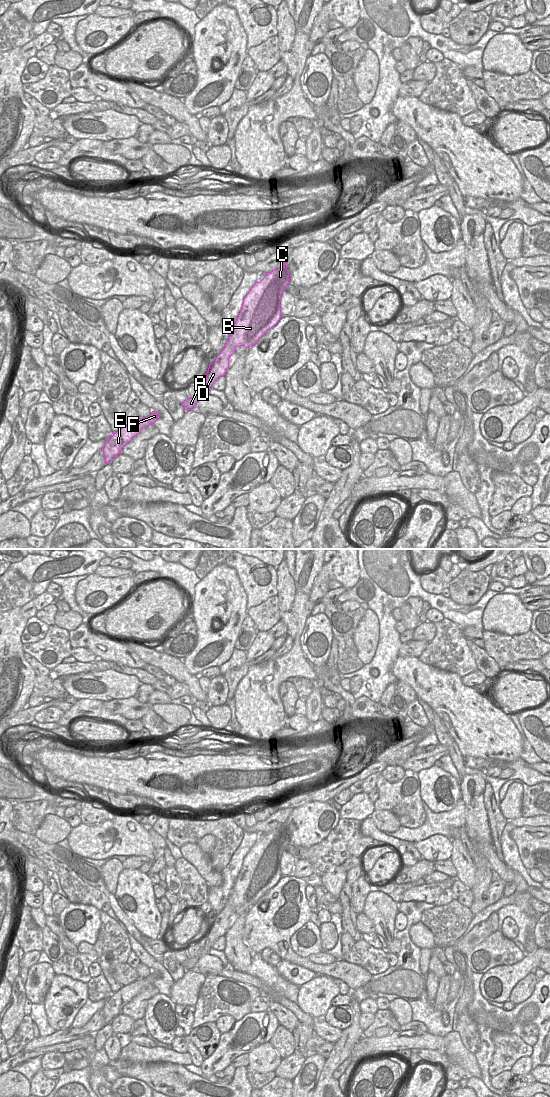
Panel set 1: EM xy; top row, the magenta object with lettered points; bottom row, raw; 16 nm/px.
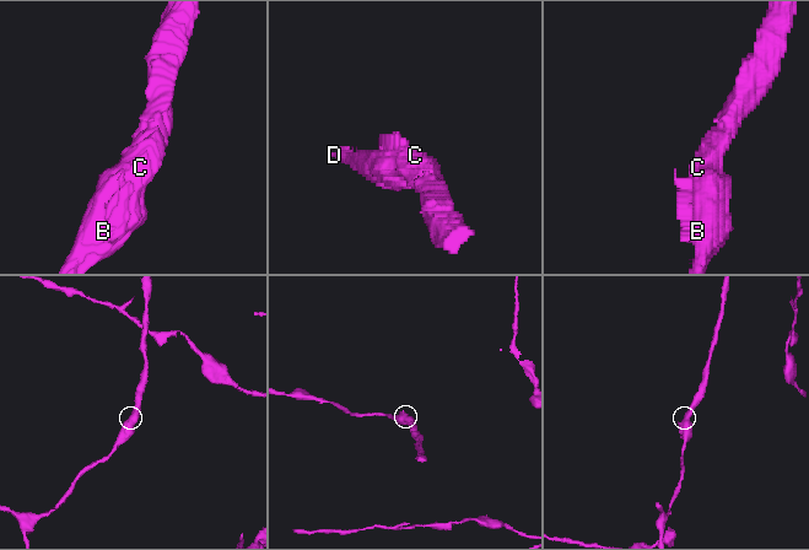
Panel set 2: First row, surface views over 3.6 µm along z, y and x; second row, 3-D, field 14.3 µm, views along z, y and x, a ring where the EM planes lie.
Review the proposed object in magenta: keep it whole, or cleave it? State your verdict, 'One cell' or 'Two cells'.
One cell.

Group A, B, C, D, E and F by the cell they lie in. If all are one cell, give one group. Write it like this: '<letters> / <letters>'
A B C D E F

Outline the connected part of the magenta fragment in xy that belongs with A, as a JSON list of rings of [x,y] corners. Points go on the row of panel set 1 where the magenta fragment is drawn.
[[[286,262],[279,268],[266,272],[266,276],[254,284],[243,299],[240,313],[224,349],[209,365],[205,374],[205,384],[195,397],[189,397],[181,403],[186,411],[194,409],[199,399],[209,393],[214,382],[225,375],[229,368],[229,358],[235,353],[237,347],[252,347],[279,322],[282,317],[281,296],[289,284],[289,270]]]

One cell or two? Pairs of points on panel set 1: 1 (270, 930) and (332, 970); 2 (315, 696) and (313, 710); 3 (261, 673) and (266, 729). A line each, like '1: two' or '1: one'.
1: one
2: one
3: one

